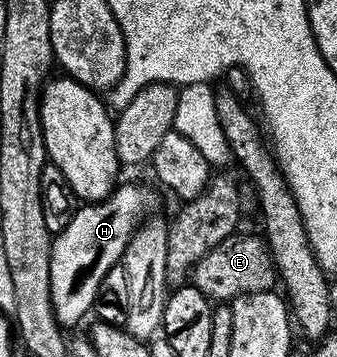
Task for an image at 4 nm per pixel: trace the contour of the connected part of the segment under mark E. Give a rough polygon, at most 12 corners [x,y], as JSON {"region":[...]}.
{"region":[[234,232],[190,270],[214,303],[276,285],[261,236]]}

